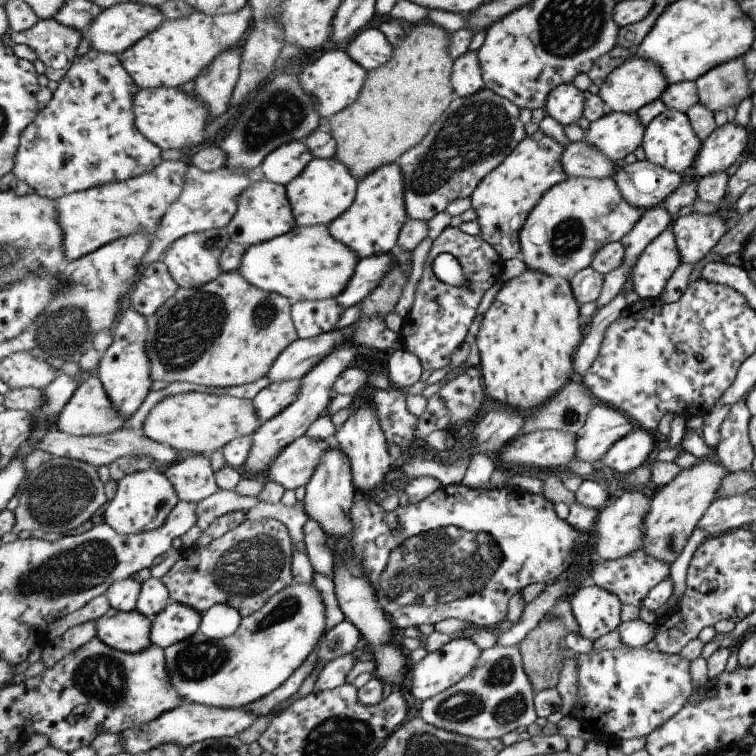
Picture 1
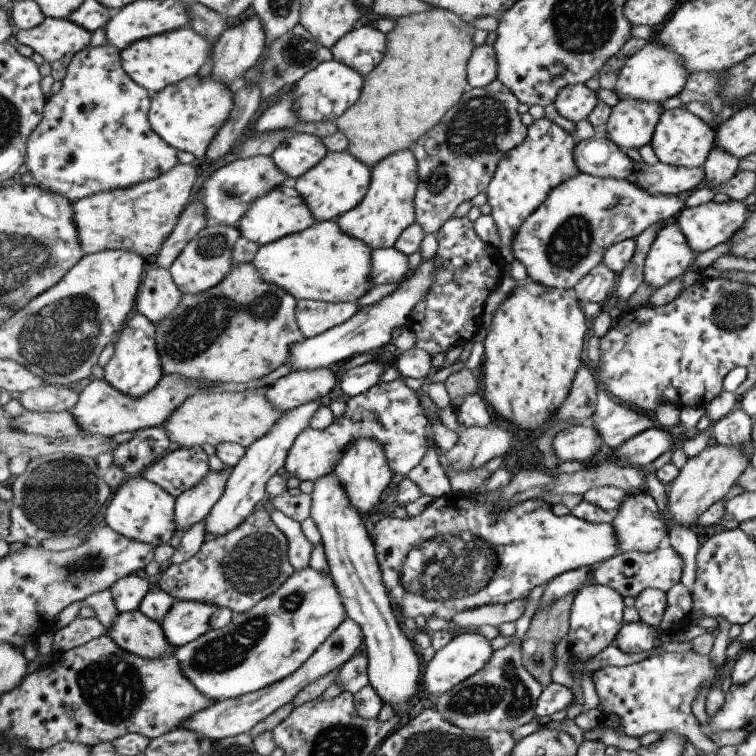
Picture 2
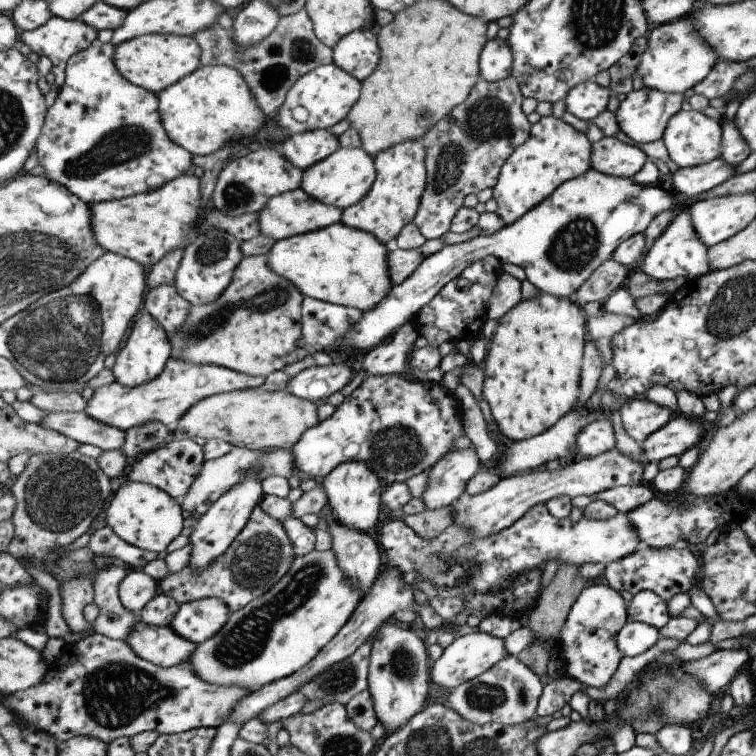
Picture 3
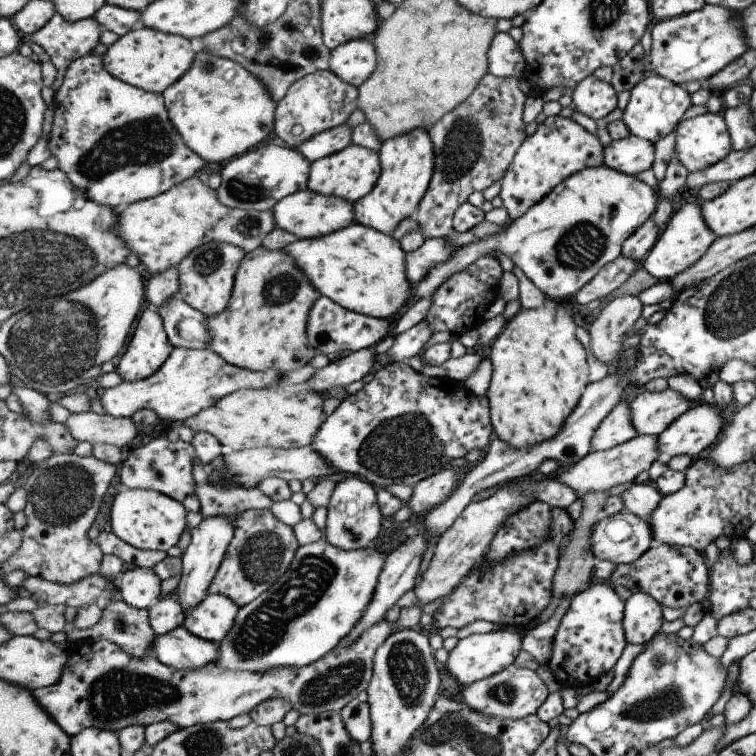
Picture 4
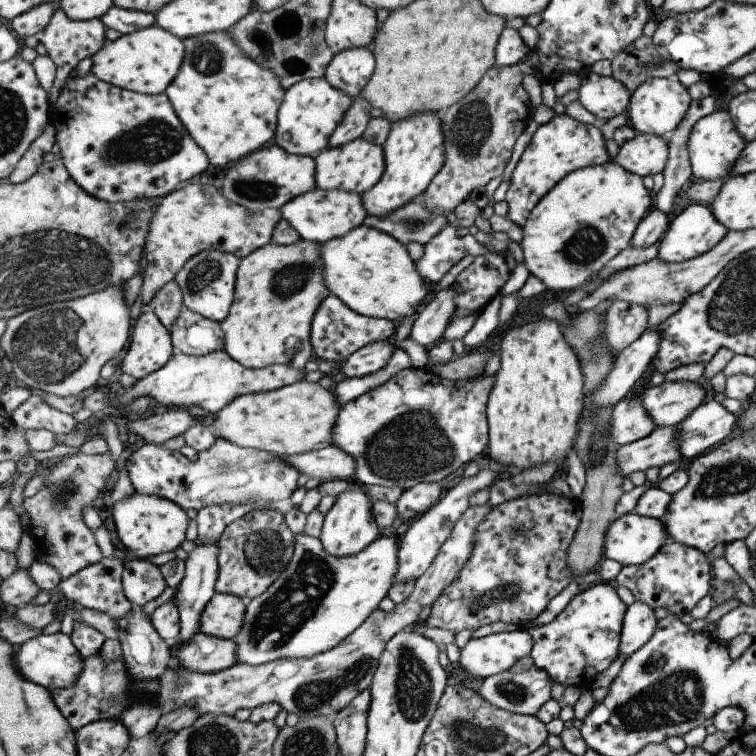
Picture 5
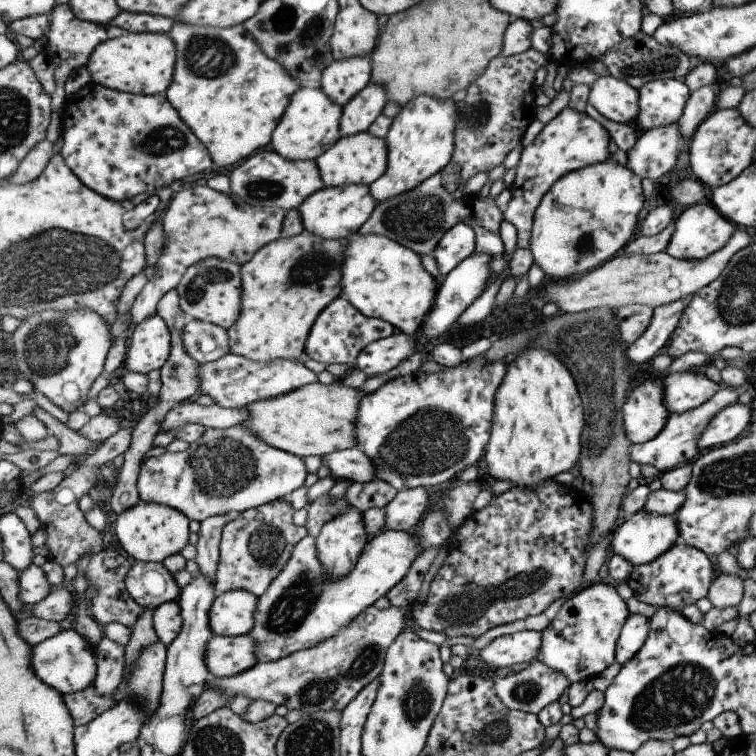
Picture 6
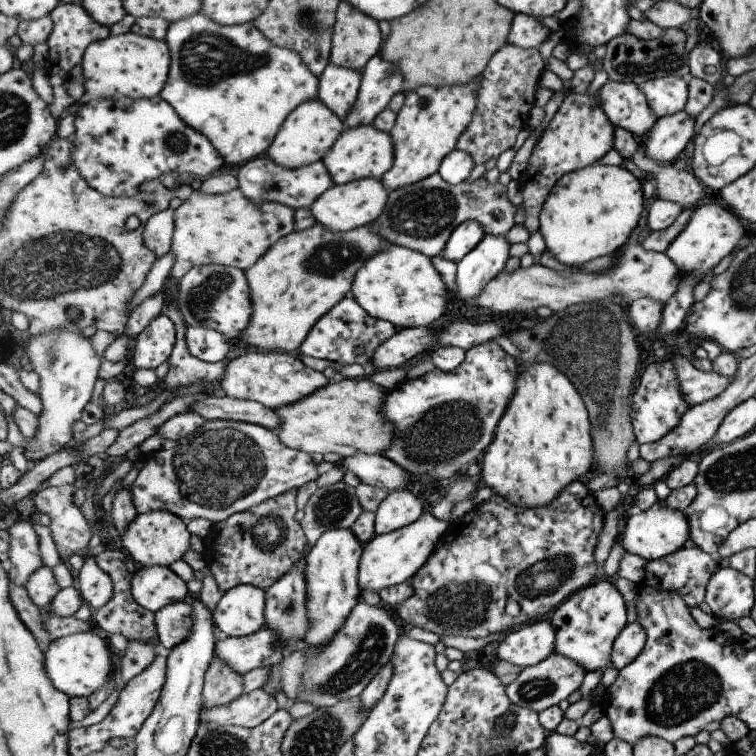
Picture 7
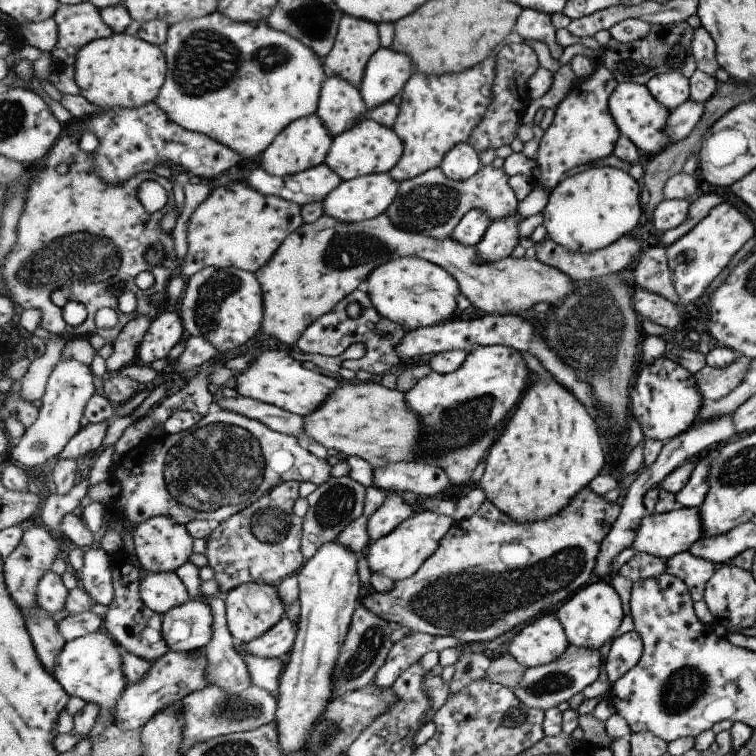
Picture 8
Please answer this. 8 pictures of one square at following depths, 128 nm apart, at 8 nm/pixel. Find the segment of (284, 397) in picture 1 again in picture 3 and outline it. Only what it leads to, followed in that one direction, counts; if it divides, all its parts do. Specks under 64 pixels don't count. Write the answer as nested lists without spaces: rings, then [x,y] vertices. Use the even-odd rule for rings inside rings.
[[[345,363],[309,367],[293,377],[286,390],[299,398],[321,404],[349,385],[355,374],[355,368]]]

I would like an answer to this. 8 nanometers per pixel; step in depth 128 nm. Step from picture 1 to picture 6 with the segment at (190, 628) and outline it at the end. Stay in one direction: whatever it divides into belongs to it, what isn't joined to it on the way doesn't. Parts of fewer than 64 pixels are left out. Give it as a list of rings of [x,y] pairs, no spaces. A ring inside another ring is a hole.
[[[247,590],[219,594],[210,614],[214,635],[237,637],[247,635],[256,626],[255,615],[259,598]]]

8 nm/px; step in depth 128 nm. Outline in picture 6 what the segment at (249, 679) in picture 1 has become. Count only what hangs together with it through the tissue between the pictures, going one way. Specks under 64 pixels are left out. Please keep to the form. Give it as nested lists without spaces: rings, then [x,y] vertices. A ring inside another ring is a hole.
[[[387,529],[371,537],[360,561],[348,576],[334,579],[319,559],[317,544],[318,538],[312,535],[303,538],[292,561],[268,593],[259,598],[256,626],[250,633],[255,640],[254,654],[259,663],[280,660],[337,637],[379,598],[387,597],[399,582],[404,581],[421,554],[420,539],[416,538],[415,531]]]

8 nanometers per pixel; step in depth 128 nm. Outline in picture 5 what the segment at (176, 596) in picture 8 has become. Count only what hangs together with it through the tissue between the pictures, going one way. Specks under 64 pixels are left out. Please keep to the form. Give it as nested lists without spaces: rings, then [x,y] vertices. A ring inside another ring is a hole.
[[[133,559],[124,564],[124,596],[133,604],[145,607],[164,594],[167,588],[161,570],[148,559]]]

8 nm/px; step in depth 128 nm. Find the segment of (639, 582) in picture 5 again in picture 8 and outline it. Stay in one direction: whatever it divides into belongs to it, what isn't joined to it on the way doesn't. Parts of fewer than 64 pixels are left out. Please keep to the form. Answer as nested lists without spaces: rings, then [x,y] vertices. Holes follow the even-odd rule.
[[[688,550],[676,554],[675,557],[668,558],[666,561],[668,562],[668,570],[665,573],[669,573],[684,582],[693,603],[701,600],[704,594],[704,586],[715,572],[713,563],[701,560],[697,556],[691,556]]]

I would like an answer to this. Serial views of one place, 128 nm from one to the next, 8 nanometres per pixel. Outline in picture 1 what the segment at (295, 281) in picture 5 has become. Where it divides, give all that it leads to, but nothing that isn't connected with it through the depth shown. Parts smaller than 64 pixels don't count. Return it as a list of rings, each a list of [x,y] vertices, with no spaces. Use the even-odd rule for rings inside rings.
[[[241,270],[225,272],[203,286],[183,288],[148,318],[148,352],[152,359],[153,381],[193,382],[207,388],[231,388],[239,384],[255,382],[268,376],[277,358],[300,338],[292,315],[293,300],[277,292],[261,290],[253,286]]]

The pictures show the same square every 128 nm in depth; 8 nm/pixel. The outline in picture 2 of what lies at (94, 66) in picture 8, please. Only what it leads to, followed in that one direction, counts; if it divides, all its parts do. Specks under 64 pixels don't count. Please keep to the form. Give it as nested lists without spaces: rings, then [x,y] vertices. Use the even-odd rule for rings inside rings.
[[[185,26],[137,41],[135,45],[121,51],[121,54],[127,74],[150,93],[156,94],[166,86],[199,74],[199,70],[209,61],[212,49],[212,42],[205,35],[199,34],[192,26]]]

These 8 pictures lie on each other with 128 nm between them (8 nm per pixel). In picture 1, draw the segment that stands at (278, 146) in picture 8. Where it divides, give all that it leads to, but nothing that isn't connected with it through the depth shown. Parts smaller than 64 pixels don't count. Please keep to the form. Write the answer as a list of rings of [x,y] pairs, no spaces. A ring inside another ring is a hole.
[[[344,49],[332,50],[319,55],[311,64],[307,64],[299,72],[301,84],[309,94],[316,98],[316,107],[321,116],[329,119],[335,114],[345,110],[360,97],[368,80],[369,71],[361,63],[355,62]]]

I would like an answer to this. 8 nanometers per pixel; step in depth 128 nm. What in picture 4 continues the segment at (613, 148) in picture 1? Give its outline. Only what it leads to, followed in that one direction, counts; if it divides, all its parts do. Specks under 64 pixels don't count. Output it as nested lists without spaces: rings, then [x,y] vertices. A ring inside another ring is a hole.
[[[650,70],[646,78],[631,91],[630,100],[624,108],[622,119],[627,124],[627,128],[631,130],[631,135],[655,143],[680,124],[683,112],[691,104],[691,95],[685,91],[683,86],[677,86],[676,83],[669,82],[668,79],[661,78]]]

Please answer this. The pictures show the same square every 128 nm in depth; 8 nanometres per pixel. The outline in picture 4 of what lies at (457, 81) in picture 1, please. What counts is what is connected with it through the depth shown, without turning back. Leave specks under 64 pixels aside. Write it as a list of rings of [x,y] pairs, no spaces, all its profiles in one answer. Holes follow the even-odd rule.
[[[499,32],[489,49],[489,73],[495,76],[523,77],[527,62],[521,46],[507,32]]]

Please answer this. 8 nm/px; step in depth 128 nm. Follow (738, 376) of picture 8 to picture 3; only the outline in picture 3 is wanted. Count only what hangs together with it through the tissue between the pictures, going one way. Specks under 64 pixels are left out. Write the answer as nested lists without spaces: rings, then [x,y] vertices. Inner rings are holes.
[[[647,396],[627,401],[619,412],[626,433],[639,445],[674,415],[671,410],[653,404]]]

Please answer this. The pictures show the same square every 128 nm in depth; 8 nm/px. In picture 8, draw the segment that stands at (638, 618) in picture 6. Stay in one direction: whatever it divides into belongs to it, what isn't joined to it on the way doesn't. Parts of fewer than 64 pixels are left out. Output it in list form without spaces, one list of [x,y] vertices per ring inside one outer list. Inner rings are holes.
[[[635,630],[616,638],[610,646],[605,666],[611,684],[632,670],[642,658],[644,641]]]

